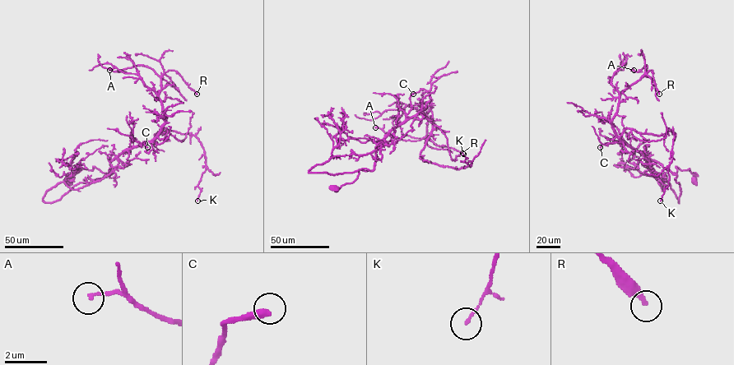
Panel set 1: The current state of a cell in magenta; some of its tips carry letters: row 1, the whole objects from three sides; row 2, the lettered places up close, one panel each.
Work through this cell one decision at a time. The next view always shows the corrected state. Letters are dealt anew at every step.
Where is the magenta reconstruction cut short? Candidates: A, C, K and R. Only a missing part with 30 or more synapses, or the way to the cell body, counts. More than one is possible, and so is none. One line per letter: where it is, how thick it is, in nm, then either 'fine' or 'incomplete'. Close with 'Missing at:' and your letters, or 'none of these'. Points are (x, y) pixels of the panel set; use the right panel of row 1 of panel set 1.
A: (634, 70) | 140 nm | fine
C: (600, 147) | 400 nm | fine
K: (660, 200) | 110 nm | fine
R: (659, 94) | 280 nm | fine
Missing at: none of these

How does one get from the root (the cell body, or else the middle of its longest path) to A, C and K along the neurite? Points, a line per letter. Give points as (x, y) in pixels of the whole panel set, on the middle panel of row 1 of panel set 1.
A: (334, 187), (372, 170), (381, 140), (430, 106), (420, 140), (375, 127)
C: (334, 187), (336, 191), (352, 182), (360, 169), (373, 168), (377, 145), (406, 119), (413, 94)
K: (334, 187), (372, 170), (381, 140), (421, 113), (432, 125), (422, 159), (471, 166), (463, 154)

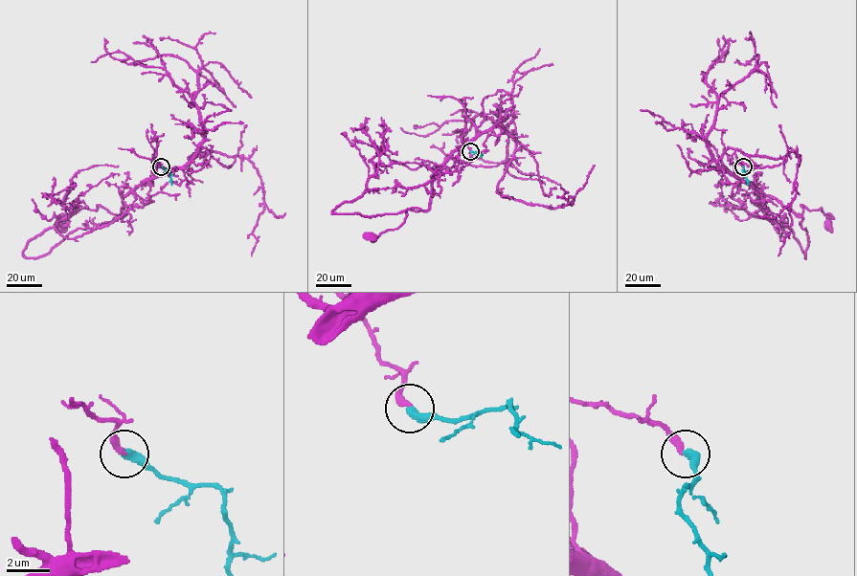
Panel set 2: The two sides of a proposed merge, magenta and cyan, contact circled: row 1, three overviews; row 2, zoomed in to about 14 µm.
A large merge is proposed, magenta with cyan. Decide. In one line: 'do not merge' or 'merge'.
merge

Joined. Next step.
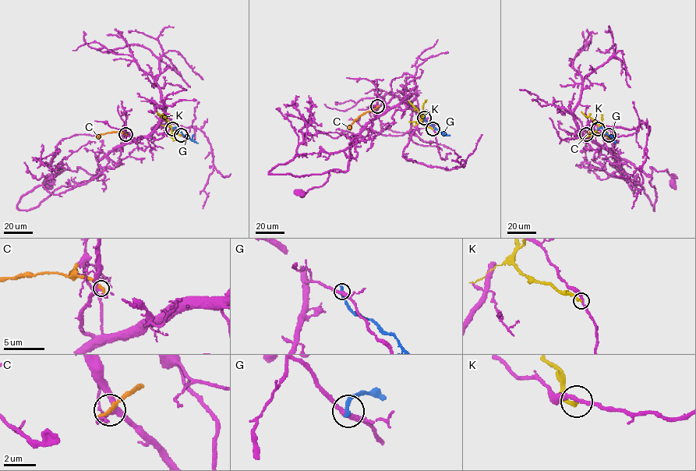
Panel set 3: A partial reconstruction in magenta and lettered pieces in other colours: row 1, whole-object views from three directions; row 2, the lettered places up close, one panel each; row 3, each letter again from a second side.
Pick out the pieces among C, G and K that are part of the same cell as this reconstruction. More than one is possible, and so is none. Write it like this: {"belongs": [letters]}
{"belongs": []}

